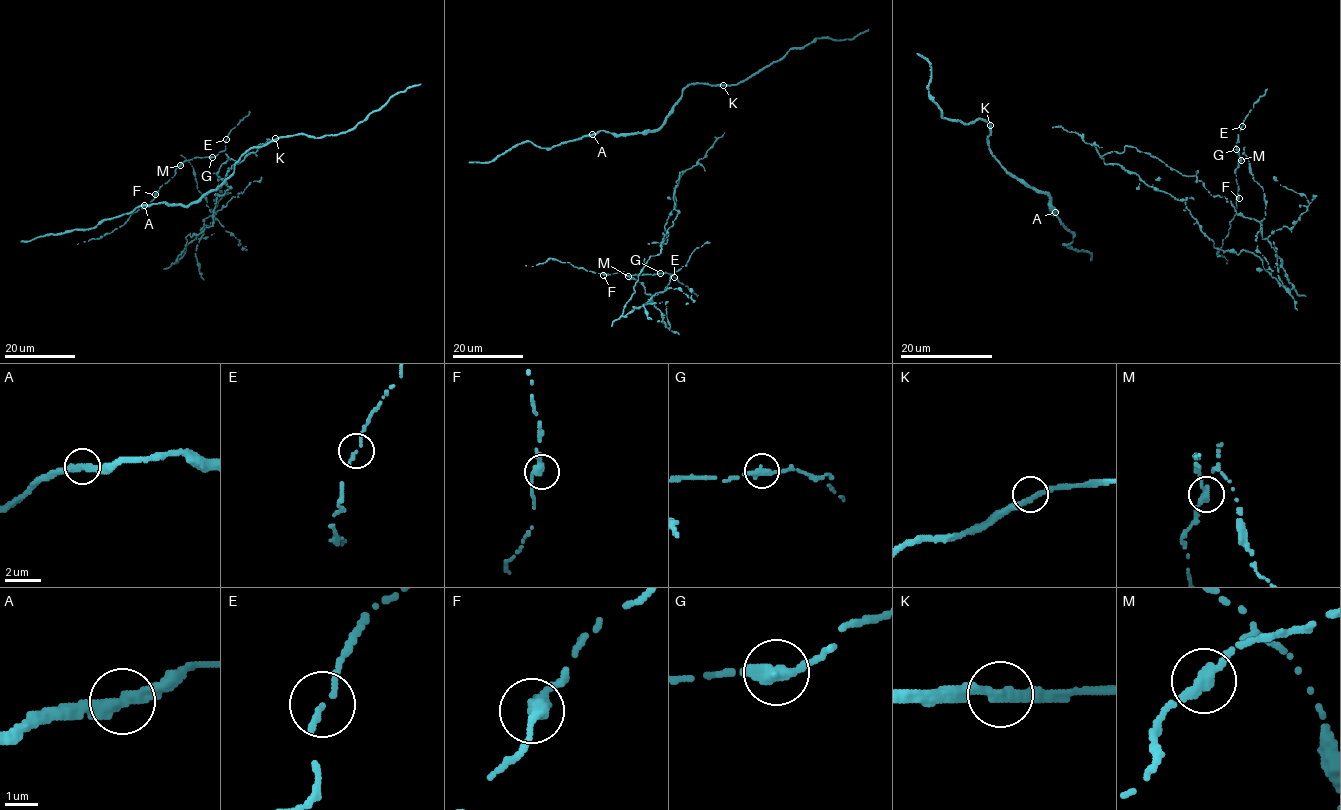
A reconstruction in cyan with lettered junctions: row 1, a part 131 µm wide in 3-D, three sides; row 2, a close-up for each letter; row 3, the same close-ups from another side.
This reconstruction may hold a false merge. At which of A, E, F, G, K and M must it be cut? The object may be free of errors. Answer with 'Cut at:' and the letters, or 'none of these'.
Cut at: M

